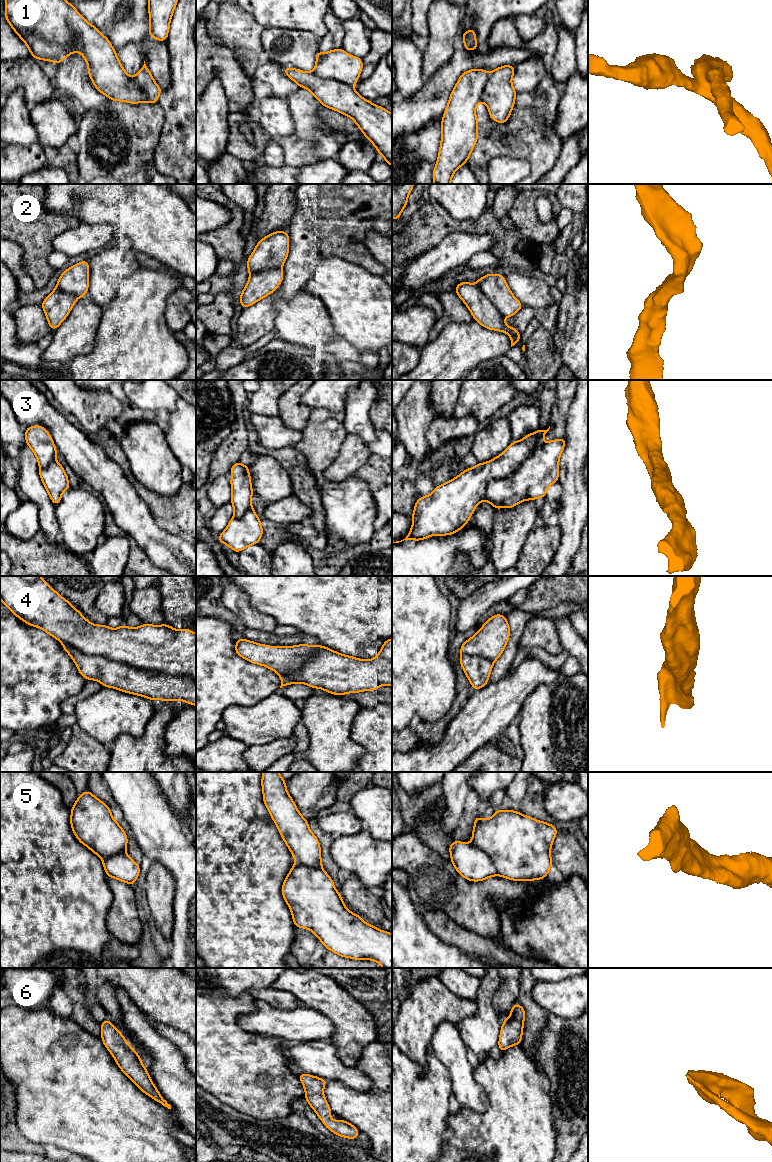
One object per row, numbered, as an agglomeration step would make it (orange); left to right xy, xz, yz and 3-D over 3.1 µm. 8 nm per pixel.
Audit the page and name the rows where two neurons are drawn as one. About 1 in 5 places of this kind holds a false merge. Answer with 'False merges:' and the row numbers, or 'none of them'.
False merges: 1

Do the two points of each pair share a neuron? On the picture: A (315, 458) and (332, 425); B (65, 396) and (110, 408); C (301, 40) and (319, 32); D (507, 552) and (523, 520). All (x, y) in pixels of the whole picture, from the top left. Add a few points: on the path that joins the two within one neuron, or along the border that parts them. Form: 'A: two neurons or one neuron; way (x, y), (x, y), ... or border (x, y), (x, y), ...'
A: one neuron; way (318, 450), (324, 433)
B: one neuron; way (76, 401), (88, 407), (99, 407)
C: two neurons; border (291, 29), (308, 30), (319, 39)
D: one neuron; way (507, 544), (507, 536), (515, 528)

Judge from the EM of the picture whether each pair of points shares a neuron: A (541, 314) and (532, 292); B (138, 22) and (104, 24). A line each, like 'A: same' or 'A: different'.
A: different
B: same

